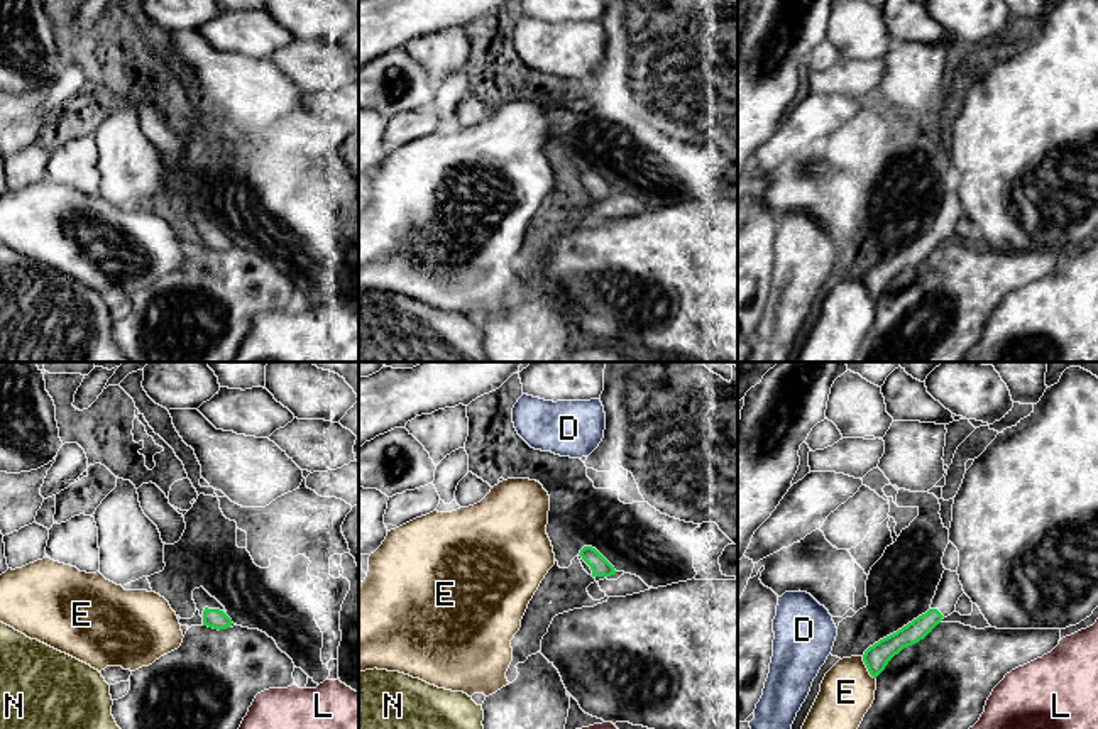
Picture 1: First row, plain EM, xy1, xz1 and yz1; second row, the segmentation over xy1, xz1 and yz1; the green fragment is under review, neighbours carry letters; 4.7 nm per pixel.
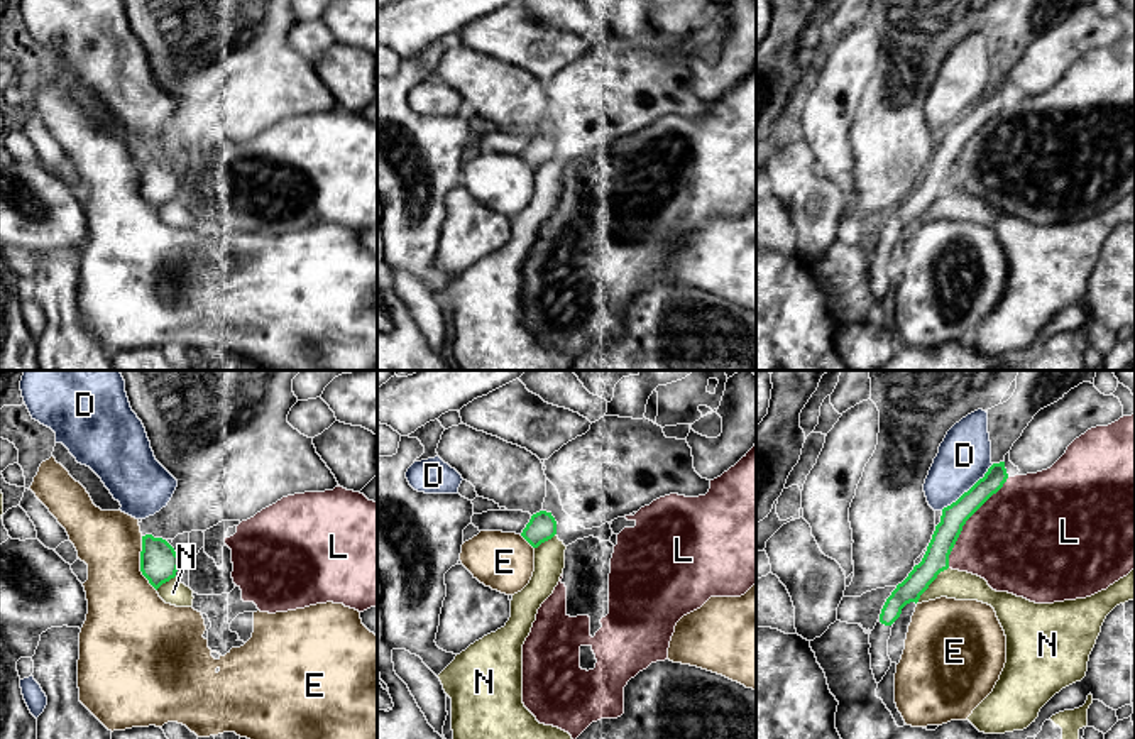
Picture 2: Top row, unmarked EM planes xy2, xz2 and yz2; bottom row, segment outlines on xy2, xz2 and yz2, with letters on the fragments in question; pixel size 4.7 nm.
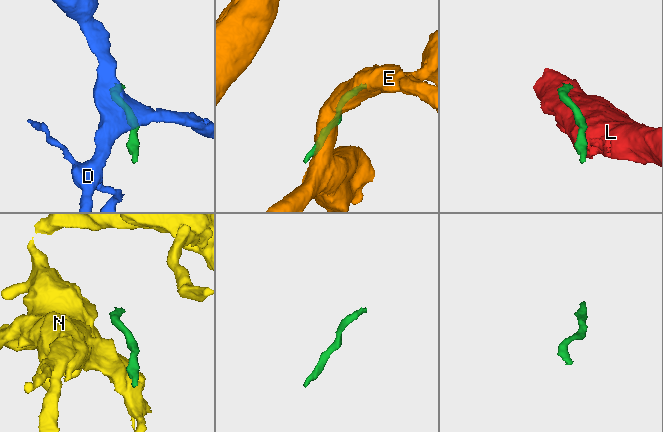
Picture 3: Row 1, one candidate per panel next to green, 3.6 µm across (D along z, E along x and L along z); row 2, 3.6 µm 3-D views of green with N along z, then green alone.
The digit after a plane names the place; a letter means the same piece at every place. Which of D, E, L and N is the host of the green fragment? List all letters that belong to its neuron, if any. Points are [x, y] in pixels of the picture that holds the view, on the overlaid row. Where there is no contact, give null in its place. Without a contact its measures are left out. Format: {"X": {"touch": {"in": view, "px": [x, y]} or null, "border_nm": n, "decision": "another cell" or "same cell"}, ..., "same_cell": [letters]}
{"D": {"touch": {"in": "yz2", "px": [970, 489]}, "border_nm": 340, "decision": "another cell"}, "E": {"touch": {"in": "xy2", "px": [141, 563]}, "border_nm": 280, "decision": "another cell"}, "L": {"touch": {"in": "yz2", "px": [965, 523]}, "border_nm": 500, "decision": "another cell"}, "N": {"touch": {"in": "yz2", "px": [931, 582]}, "border_nm": 240, "decision": "another cell"}, "same_cell": []}

